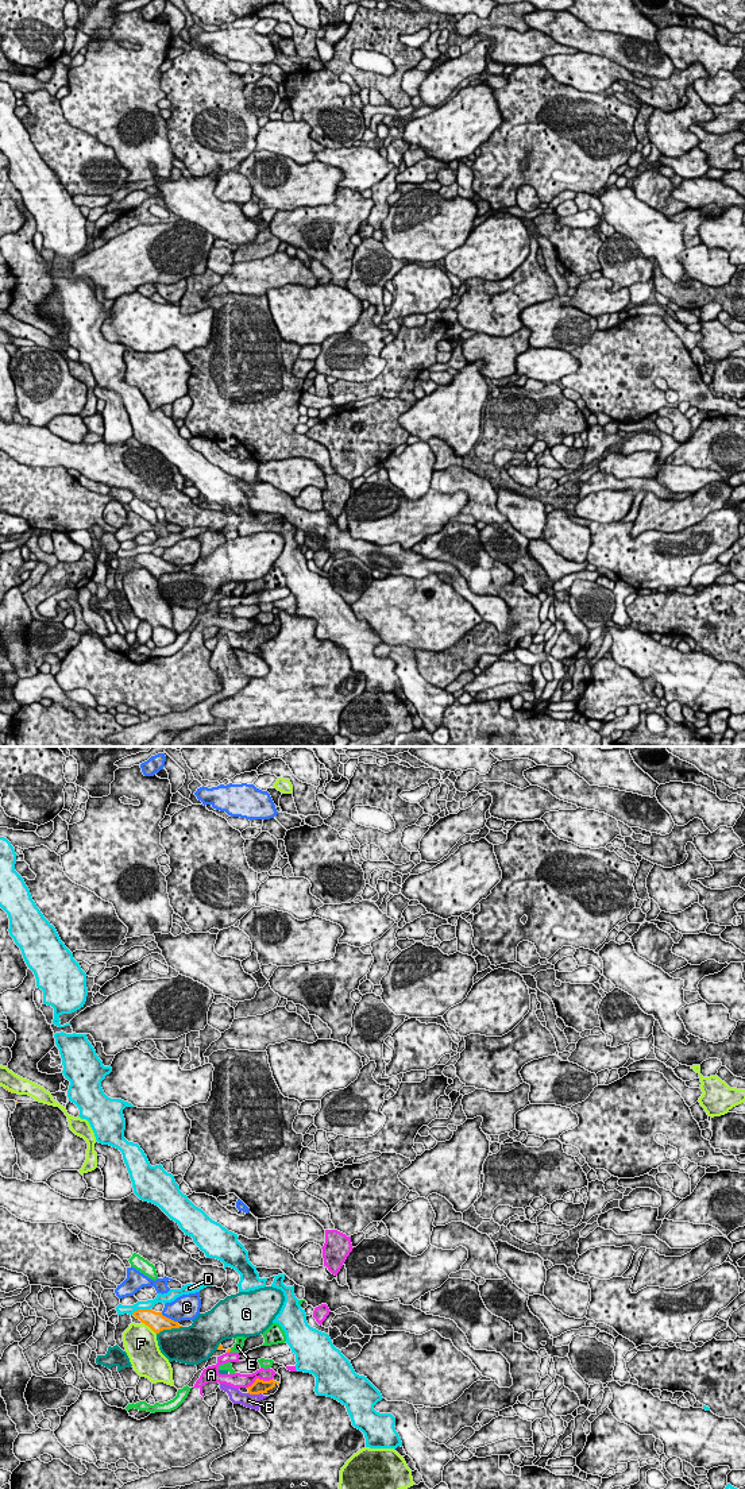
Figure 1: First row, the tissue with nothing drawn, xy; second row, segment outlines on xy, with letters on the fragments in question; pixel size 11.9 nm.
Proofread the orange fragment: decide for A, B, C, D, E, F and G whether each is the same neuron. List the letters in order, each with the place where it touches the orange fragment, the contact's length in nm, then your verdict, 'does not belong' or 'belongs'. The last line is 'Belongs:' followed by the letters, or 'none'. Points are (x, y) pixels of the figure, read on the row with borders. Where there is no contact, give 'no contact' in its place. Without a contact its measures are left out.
A: contact xy (258, 1378); length 320 nm; does not belong
B: contact xy (255, 1393); length 160 nm; belongs
C: contact xy (168, 1318); length 240 nm; does not belong
D: contact xy (141, 1310); length 240 nm; does not belong
E: contact xy (230, 1350); length 60 nm; does not belong
F: contact xy (149, 1326); length 240 nm; does not belong
G: contact xy (169, 1329); length 320 nm; does not belong
Belongs: B

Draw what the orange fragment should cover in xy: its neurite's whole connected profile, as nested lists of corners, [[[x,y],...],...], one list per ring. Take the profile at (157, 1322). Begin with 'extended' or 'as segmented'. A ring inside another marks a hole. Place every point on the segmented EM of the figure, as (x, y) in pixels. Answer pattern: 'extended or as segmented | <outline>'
as segmented | [[[138,1309],[132,1314],[142,1323],[148,1326],[155,1334],[163,1330],[180,1328],[182,1326],[162,1315],[162,1312],[155,1312],[153,1309]]]

